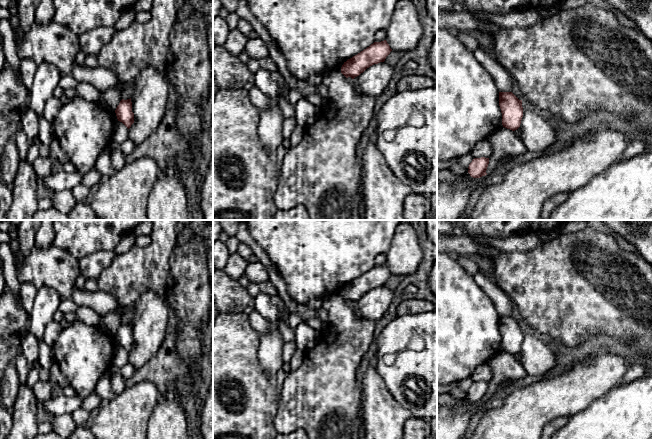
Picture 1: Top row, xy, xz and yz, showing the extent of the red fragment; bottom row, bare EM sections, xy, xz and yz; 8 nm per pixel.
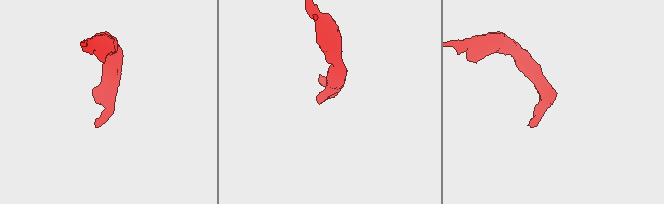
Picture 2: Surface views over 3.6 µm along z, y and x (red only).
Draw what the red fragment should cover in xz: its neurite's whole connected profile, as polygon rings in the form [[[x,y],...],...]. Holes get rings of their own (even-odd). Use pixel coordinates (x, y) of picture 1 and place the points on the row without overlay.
[[[386,264],[374,266],[369,271],[348,283],[341,291],[341,297],[354,303],[374,288],[384,286],[392,273]]]

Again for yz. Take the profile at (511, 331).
[[[499,316],[499,330],[503,351],[512,355],[517,354],[523,341],[522,324],[519,324],[512,316]]]

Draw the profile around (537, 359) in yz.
[[[522,325],[522,331],[523,341],[519,363],[528,375],[542,378],[550,374],[556,367],[556,361],[554,353],[546,344],[546,338],[524,325]]]

